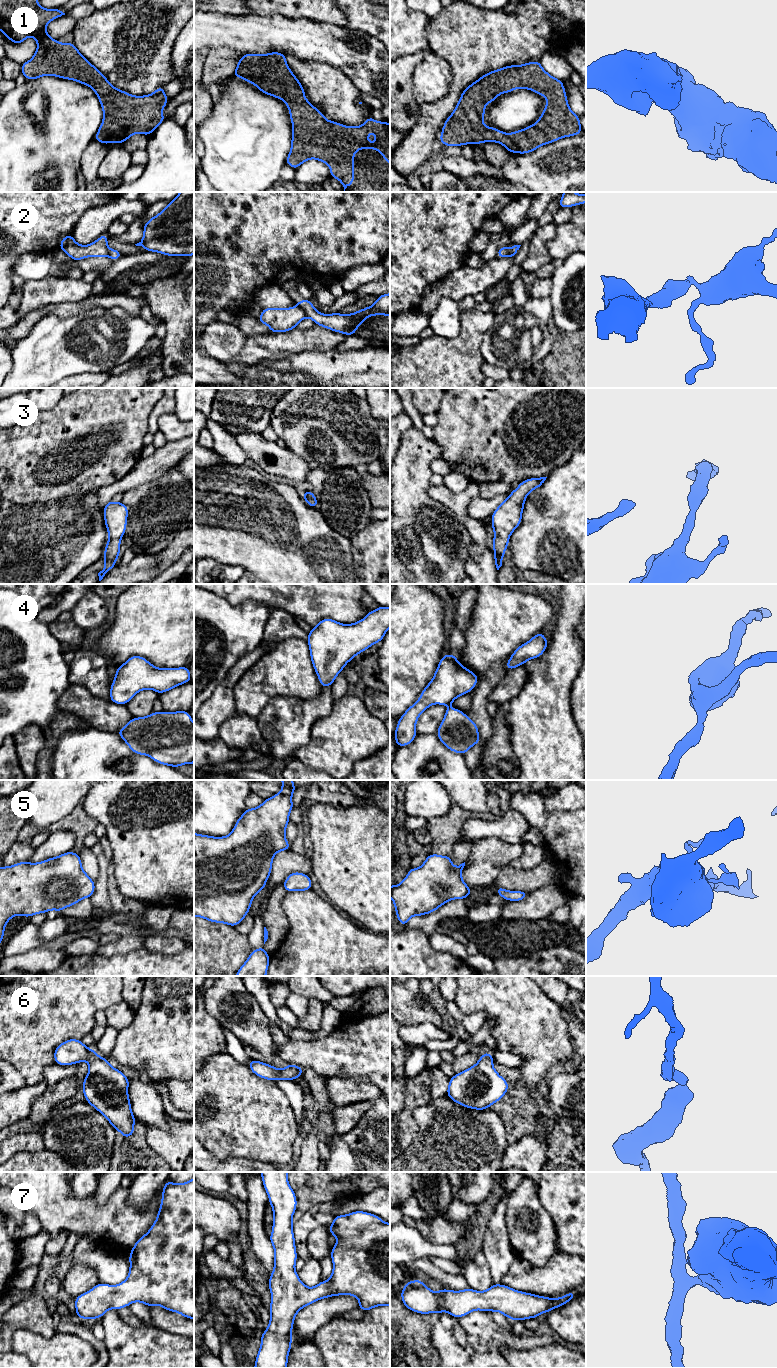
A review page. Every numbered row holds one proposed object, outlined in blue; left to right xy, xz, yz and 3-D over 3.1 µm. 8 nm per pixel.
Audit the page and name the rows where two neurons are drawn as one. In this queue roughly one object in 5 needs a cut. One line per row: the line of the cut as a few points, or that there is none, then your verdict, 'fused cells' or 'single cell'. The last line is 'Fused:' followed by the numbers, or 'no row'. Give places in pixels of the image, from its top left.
1: cut none; single cell
2: cut xz (297, 305), (307, 316); fused cells
3: cut none; single cell
4: cut none; single cell
5: cut none; single cell
6: cut none; single cell
7: cut none; single cell
Fused: 2

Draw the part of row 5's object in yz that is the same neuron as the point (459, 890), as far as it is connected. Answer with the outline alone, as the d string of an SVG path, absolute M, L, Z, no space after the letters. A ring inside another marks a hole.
M429 854L419 868L411 868L399 885L390 886L390 897L394 903L396 917L406 926L412 916L422 916L436 911L453 899L465 899L472 889L462 879L465 862L453 867L450 856Z

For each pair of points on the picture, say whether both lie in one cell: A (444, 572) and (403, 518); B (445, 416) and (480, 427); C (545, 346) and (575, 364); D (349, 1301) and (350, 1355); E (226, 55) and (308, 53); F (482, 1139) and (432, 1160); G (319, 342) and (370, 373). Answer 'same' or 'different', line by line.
A: same
B: same
C: different
D: different
E: different
F: same
G: different

